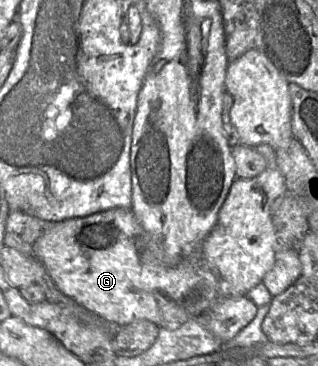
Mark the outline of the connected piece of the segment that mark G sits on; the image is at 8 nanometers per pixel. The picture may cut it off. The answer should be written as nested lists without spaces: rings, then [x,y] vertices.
[[[267,144],[257,145],[255,149],[266,159],[268,167],[256,177],[237,177],[234,180],[214,228],[196,252],[175,266],[149,264],[141,260],[141,228],[132,210],[124,208],[55,223],[31,245],[34,257],[44,265],[51,280],[64,295],[118,327],[135,321],[149,321],[159,328],[175,330],[189,319],[205,314],[220,298],[247,295],[250,289],[263,281],[274,265],[277,249],[272,205],[287,190],[285,177],[277,167],[275,151]]]

